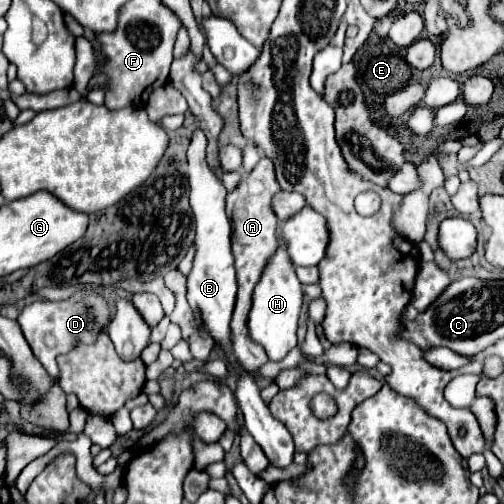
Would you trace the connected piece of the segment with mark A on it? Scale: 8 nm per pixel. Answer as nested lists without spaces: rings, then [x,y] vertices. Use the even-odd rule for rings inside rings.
[[[262,157],[258,165],[232,189],[226,197],[226,213],[232,223],[232,253],[234,253],[234,265],[236,265],[236,279],[238,279],[238,295],[236,295],[236,309],[232,317],[232,341],[234,341],[234,355],[244,365],[246,371],[254,373],[264,363],[268,363],[268,355],[264,349],[248,339],[246,333],[246,317],[252,305],[252,289],[260,279],[260,273],[266,265],[266,259],[276,249],[276,231],[278,231],[278,217],[272,213],[272,197],[282,191],[280,185],[276,185],[276,173],[272,161],[268,157]]]

